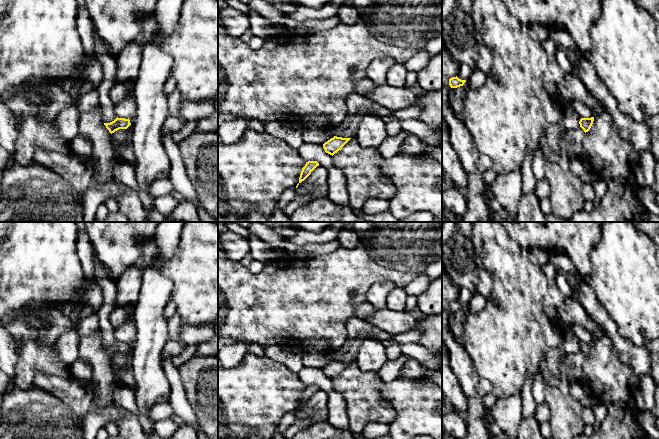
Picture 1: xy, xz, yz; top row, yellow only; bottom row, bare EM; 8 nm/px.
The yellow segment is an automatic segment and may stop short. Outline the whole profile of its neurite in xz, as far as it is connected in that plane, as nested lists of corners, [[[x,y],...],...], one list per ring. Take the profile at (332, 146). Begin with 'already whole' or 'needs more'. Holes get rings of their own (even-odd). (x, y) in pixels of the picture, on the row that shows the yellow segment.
already whole; [[[334,136],[327,142],[323,144],[323,148],[326,153],[330,155],[334,155],[337,153],[339,150],[342,149],[342,147],[350,140],[351,138],[342,138],[342,137],[337,137]]]

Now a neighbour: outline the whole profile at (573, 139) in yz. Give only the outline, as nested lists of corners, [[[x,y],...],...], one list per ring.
[[[581,127],[573,130],[565,130],[563,135],[564,146],[571,160],[576,158],[582,158],[583,156],[582,141],[585,137],[585,134],[586,133]]]

